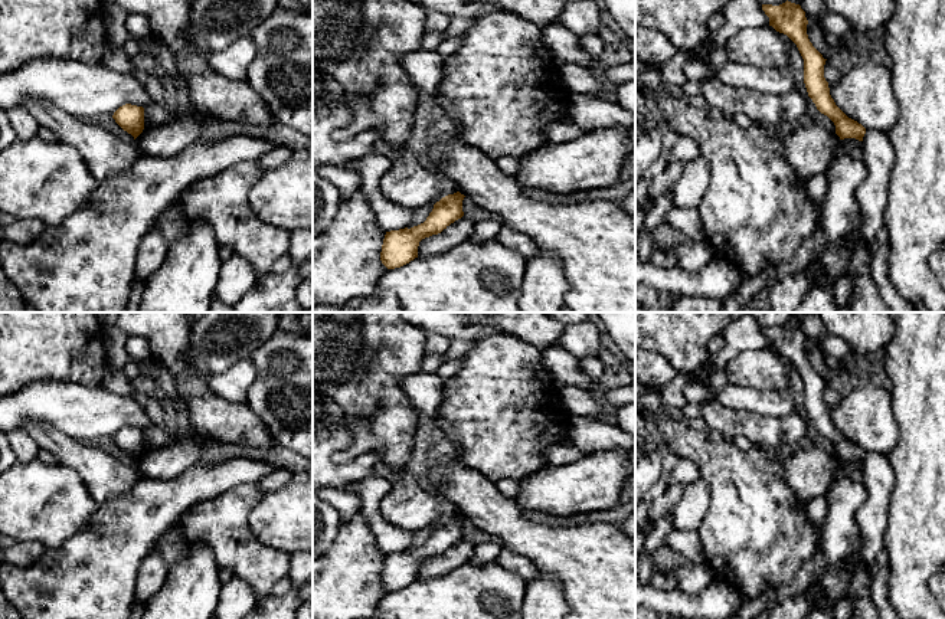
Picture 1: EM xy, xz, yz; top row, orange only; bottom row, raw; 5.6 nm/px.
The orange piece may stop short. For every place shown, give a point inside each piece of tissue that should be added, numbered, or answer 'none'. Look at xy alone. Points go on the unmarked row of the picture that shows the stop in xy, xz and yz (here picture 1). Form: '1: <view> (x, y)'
none

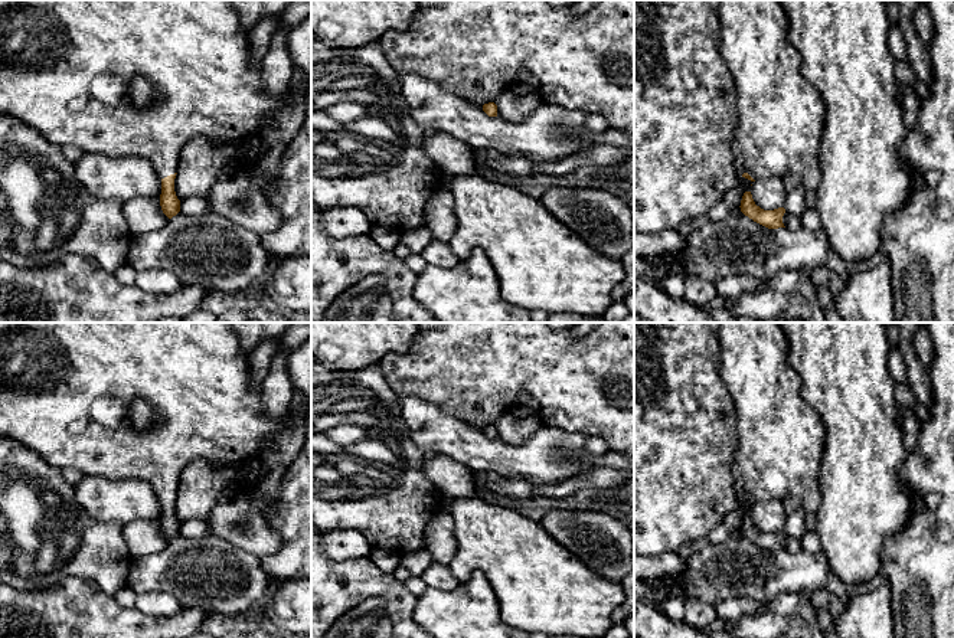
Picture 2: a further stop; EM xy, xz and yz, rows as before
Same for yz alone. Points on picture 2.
1: yz (780, 437)

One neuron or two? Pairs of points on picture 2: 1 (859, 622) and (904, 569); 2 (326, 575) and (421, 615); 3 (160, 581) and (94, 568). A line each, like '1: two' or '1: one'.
1: two
2: two
3: two

